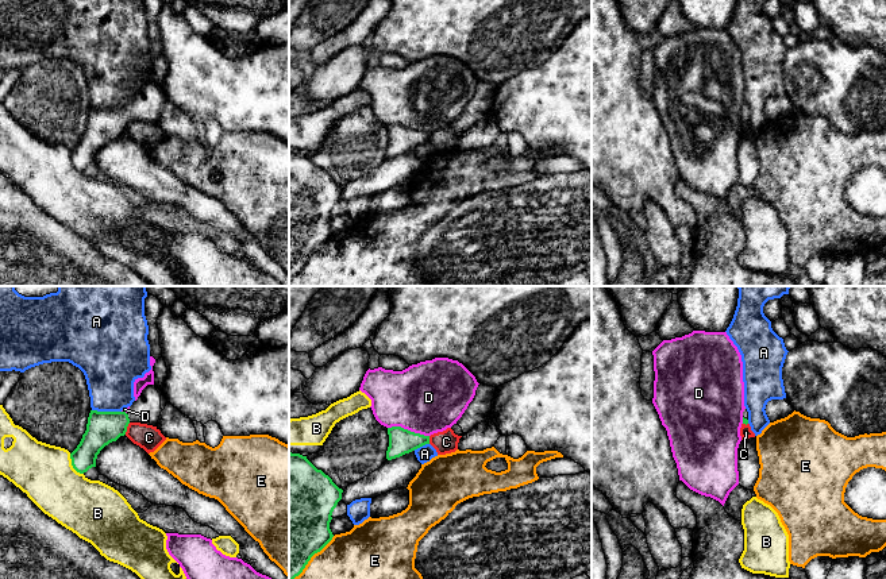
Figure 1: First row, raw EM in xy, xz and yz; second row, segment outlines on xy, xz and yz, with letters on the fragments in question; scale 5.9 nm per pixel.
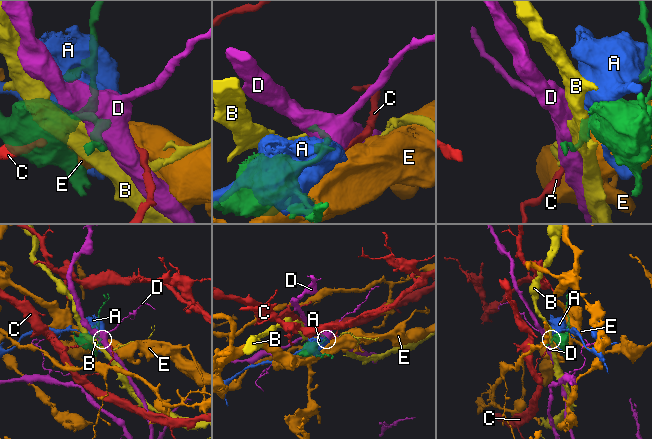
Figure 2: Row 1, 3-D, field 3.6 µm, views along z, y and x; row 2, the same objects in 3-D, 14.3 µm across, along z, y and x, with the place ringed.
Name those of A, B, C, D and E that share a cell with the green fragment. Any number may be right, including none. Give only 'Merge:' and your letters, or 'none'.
Merge: none

